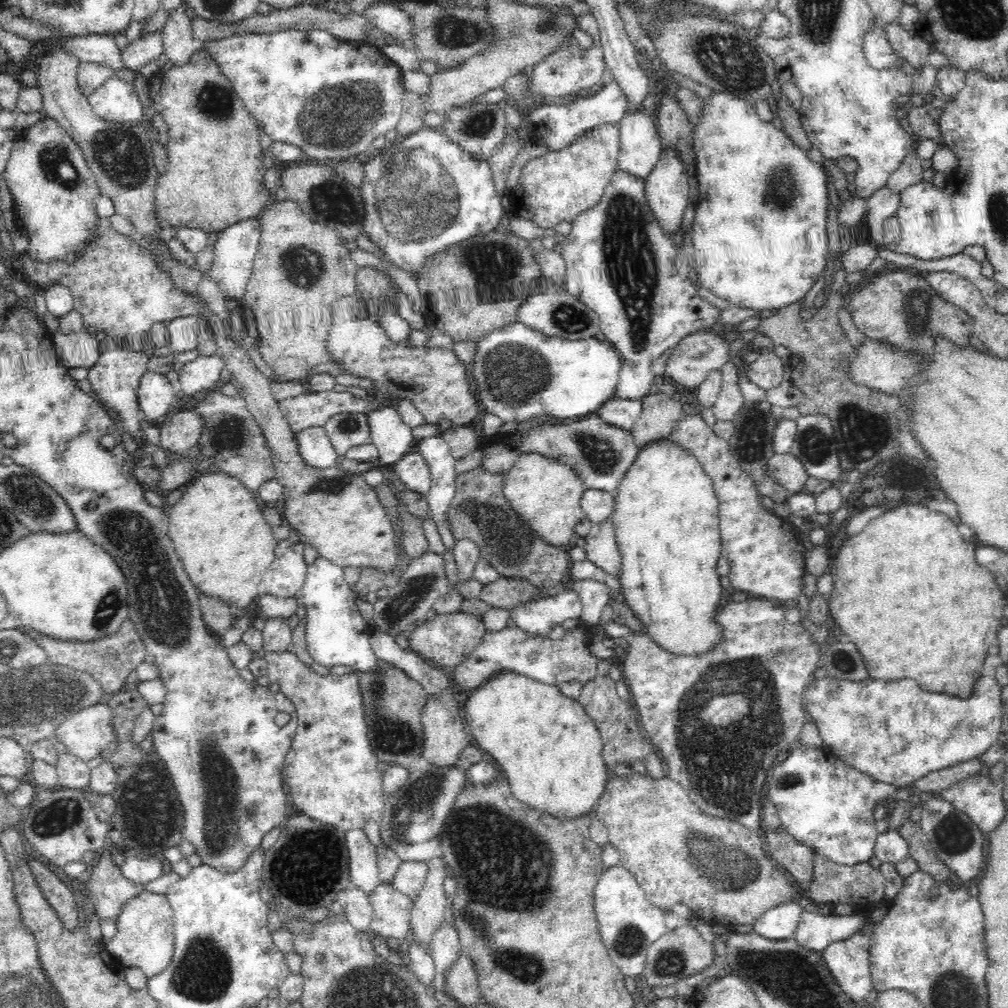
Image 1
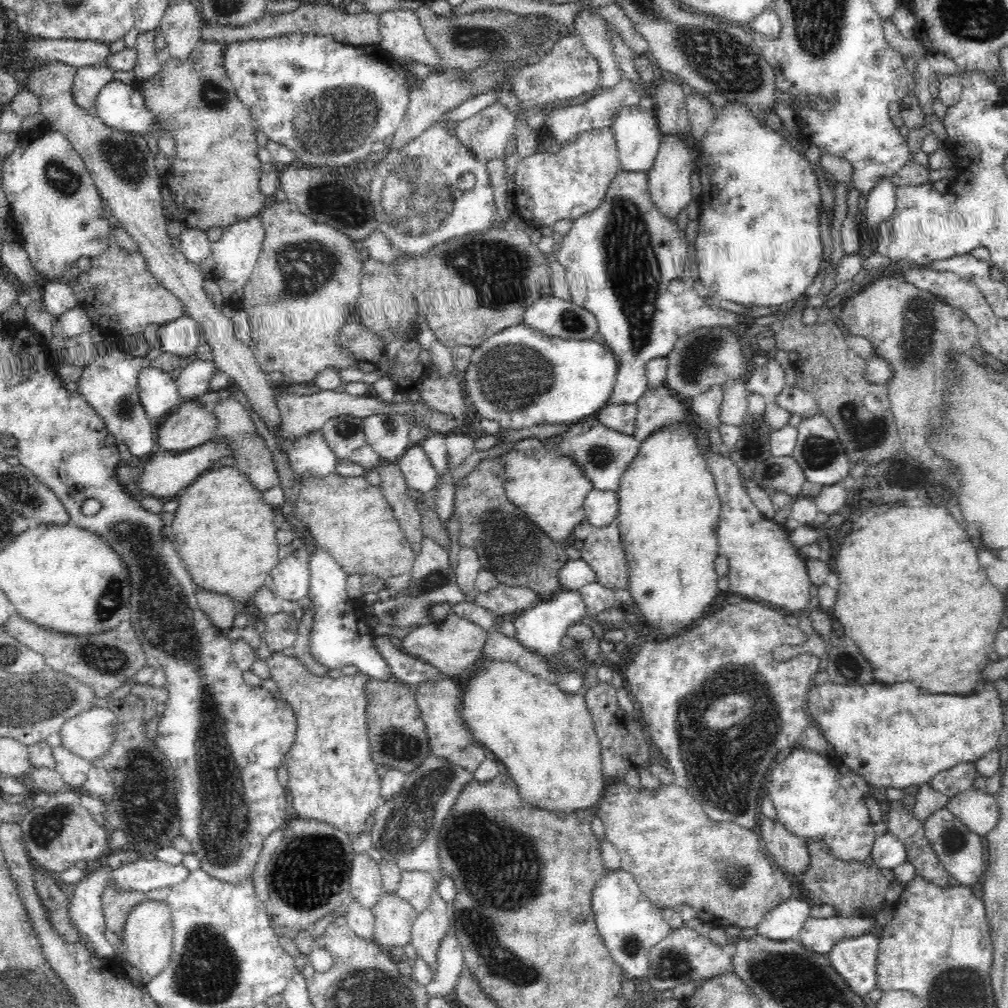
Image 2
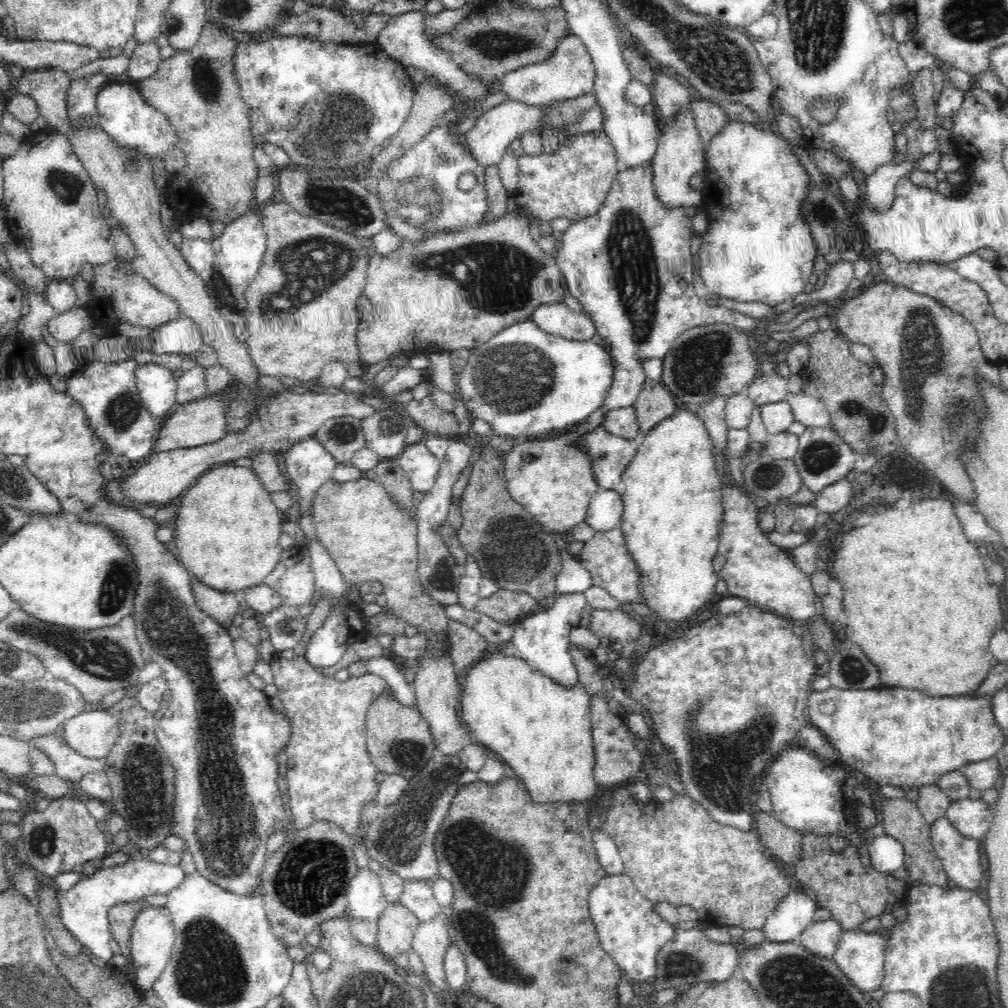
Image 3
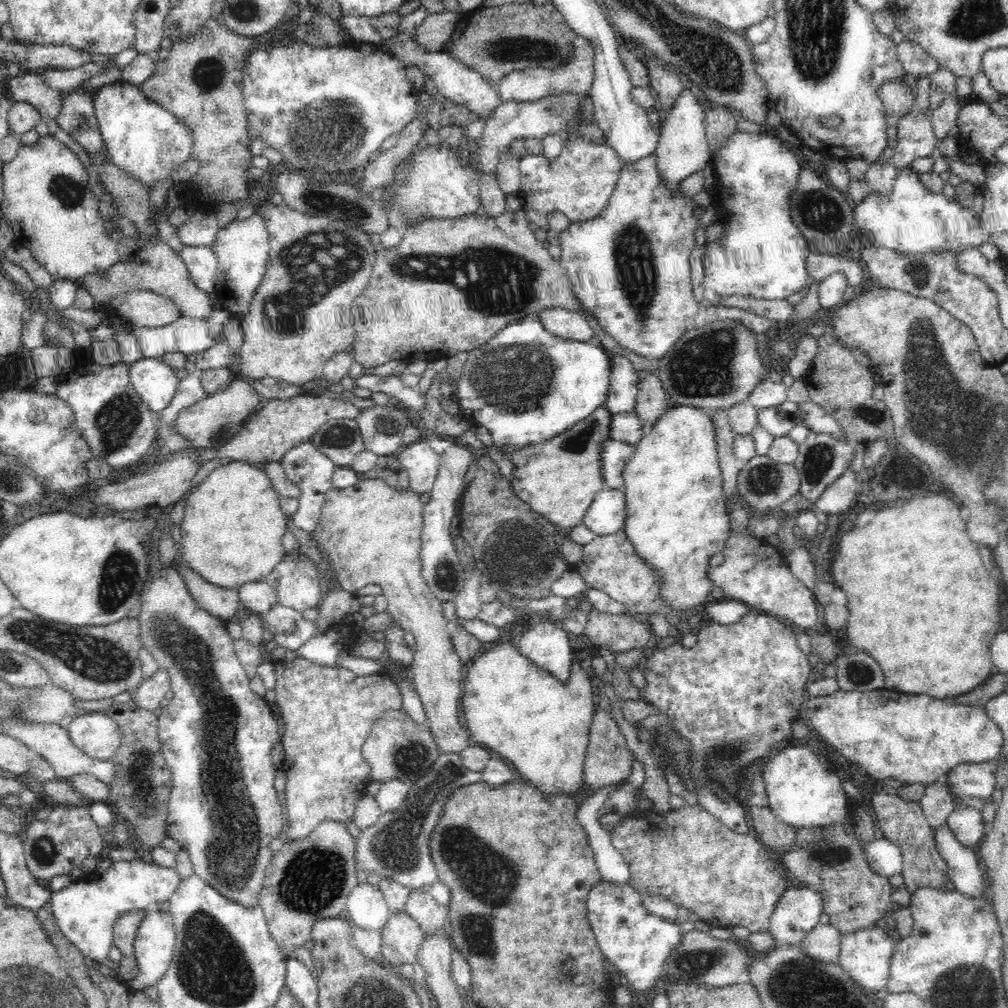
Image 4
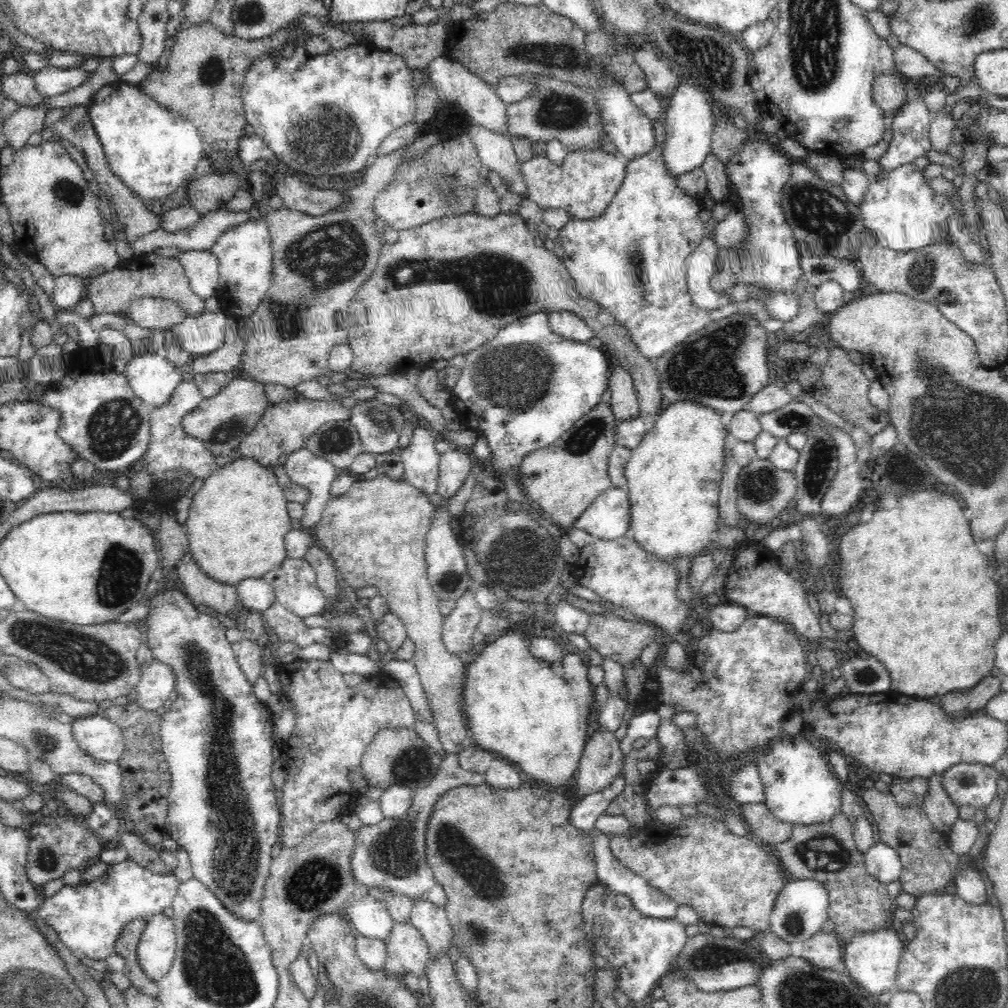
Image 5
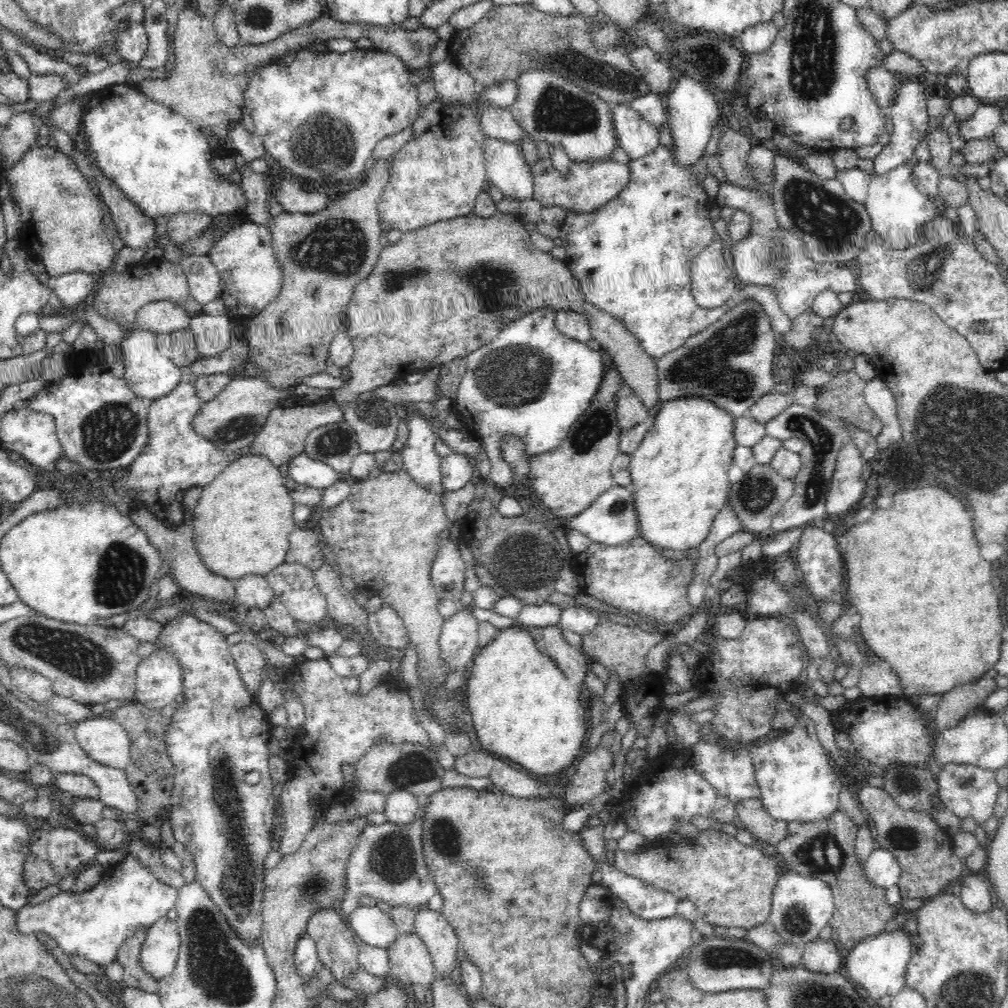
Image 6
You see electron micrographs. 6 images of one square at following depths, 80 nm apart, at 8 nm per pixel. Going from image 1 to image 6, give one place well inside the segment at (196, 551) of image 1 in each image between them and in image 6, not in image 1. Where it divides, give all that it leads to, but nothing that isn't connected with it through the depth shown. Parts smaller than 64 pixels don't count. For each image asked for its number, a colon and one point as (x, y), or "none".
2: (223, 529)
3: (227, 533)
4: (232, 529)
5: (237, 521)
6: (243, 519)

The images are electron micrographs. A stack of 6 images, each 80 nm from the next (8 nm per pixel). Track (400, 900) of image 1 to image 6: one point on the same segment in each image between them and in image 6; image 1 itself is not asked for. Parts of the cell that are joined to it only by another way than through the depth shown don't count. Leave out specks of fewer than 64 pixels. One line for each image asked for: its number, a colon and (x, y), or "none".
2: (394, 916)
3: (396, 927)
4: (401, 937)
5: (407, 951)
6: (410, 962)

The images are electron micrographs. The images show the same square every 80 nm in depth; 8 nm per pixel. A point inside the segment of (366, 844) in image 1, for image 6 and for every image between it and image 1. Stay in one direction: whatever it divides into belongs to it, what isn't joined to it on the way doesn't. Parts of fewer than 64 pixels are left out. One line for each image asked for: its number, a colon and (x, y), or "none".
2: (365, 878)
3: (366, 900)
4: (366, 908)
5: (370, 918)
6: (371, 925)

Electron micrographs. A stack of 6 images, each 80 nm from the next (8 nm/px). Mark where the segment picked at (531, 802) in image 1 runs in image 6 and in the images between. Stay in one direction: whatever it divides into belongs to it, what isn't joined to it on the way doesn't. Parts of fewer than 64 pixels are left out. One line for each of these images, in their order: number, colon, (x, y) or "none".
2: (546, 737)
3: (542, 729)
4: (512, 706)
5: (517, 705)
6: (525, 704)

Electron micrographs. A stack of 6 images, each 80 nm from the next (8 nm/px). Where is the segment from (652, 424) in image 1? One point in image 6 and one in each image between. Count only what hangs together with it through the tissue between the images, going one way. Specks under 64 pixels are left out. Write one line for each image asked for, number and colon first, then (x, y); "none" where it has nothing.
2: (657, 408)
3: (655, 403)
4: (652, 401)
5: (444, 288)
6: (444, 290)

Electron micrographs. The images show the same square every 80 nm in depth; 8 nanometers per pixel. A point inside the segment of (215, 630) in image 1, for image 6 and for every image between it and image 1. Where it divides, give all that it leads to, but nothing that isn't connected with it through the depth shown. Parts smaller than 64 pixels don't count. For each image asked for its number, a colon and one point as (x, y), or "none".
2: (221, 609)
3: (222, 606)
4: (220, 602)
5: (216, 597)
6: (176, 546)

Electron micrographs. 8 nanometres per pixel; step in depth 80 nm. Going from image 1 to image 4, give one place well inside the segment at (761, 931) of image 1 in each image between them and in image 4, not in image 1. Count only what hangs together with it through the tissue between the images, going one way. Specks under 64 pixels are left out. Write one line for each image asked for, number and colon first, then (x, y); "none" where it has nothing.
2: (782, 923)
3: (795, 912)
4: (798, 910)

